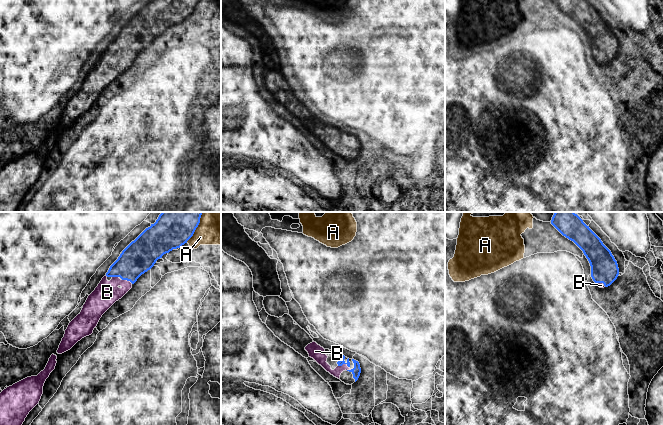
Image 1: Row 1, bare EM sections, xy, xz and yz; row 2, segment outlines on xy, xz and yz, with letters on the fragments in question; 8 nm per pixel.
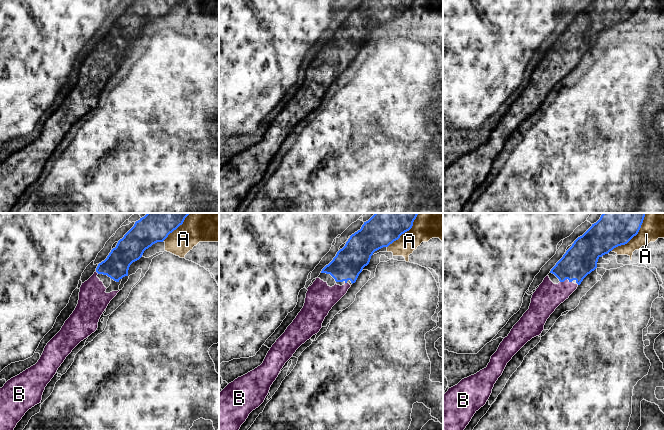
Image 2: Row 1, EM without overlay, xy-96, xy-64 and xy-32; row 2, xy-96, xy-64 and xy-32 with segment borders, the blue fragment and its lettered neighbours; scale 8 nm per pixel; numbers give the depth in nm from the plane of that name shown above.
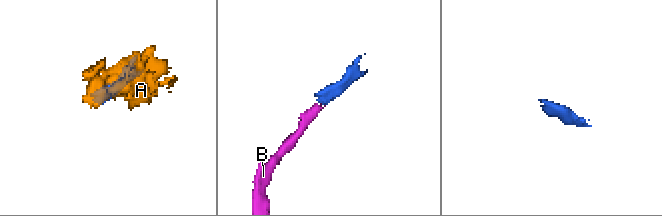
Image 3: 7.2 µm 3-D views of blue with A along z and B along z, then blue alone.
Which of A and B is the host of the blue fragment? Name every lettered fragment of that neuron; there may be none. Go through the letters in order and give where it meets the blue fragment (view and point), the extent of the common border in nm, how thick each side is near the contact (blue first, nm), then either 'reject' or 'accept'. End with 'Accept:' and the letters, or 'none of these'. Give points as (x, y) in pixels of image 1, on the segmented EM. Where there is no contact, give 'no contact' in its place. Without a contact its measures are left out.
A: xy (197, 226) | 280 nm | 320/340 nm | reject
B: xz (343, 363) | 90 nm | 50/120 nm | accept
Accept: B

